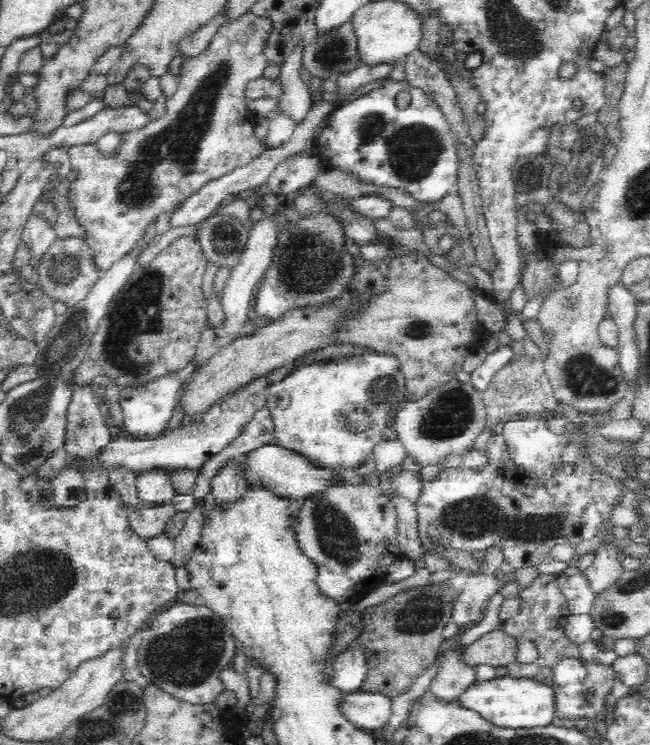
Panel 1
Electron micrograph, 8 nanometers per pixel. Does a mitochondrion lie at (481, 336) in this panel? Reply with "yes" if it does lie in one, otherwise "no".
no

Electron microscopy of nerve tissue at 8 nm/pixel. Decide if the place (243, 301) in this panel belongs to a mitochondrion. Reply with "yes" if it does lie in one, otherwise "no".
no

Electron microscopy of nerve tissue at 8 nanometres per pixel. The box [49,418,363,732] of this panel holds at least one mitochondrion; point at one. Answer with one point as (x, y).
(184, 657)

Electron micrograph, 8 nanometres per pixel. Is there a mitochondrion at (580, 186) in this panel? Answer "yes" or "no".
yes

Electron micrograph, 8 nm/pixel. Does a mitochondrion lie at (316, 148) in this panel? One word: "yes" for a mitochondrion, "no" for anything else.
no

